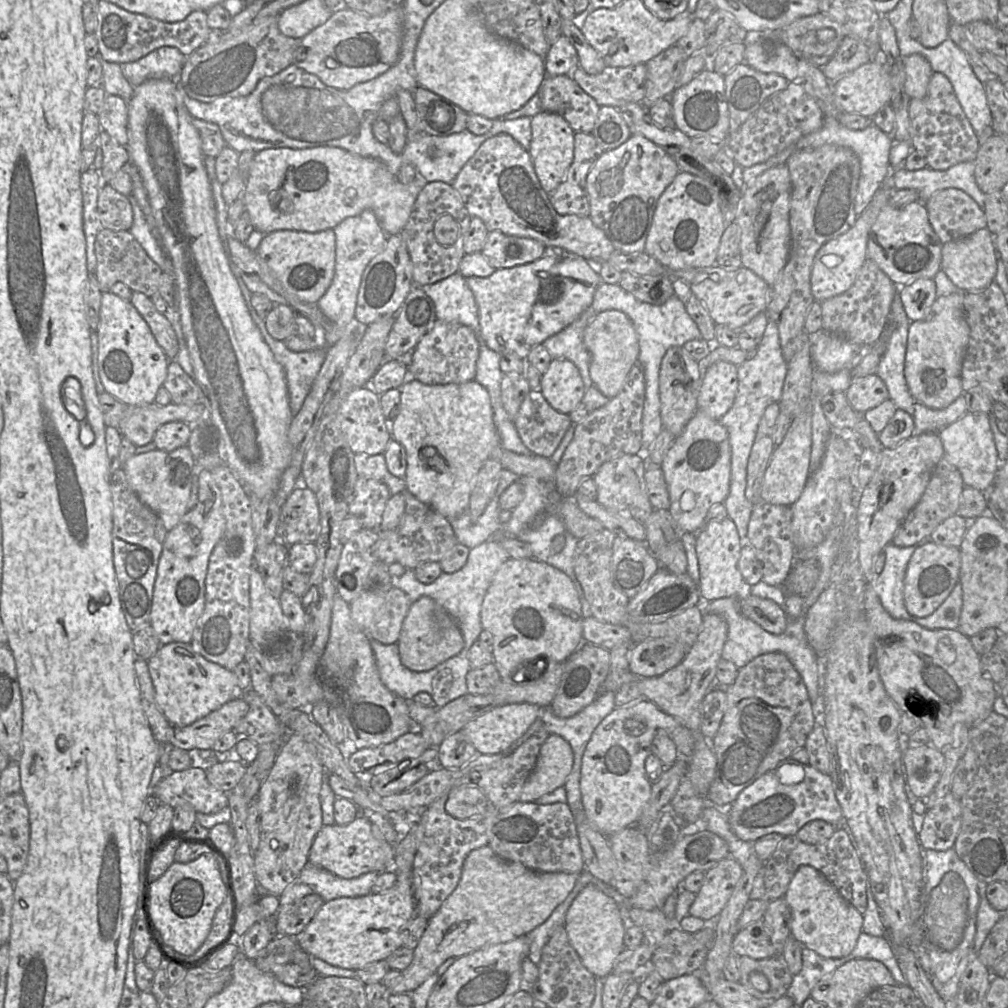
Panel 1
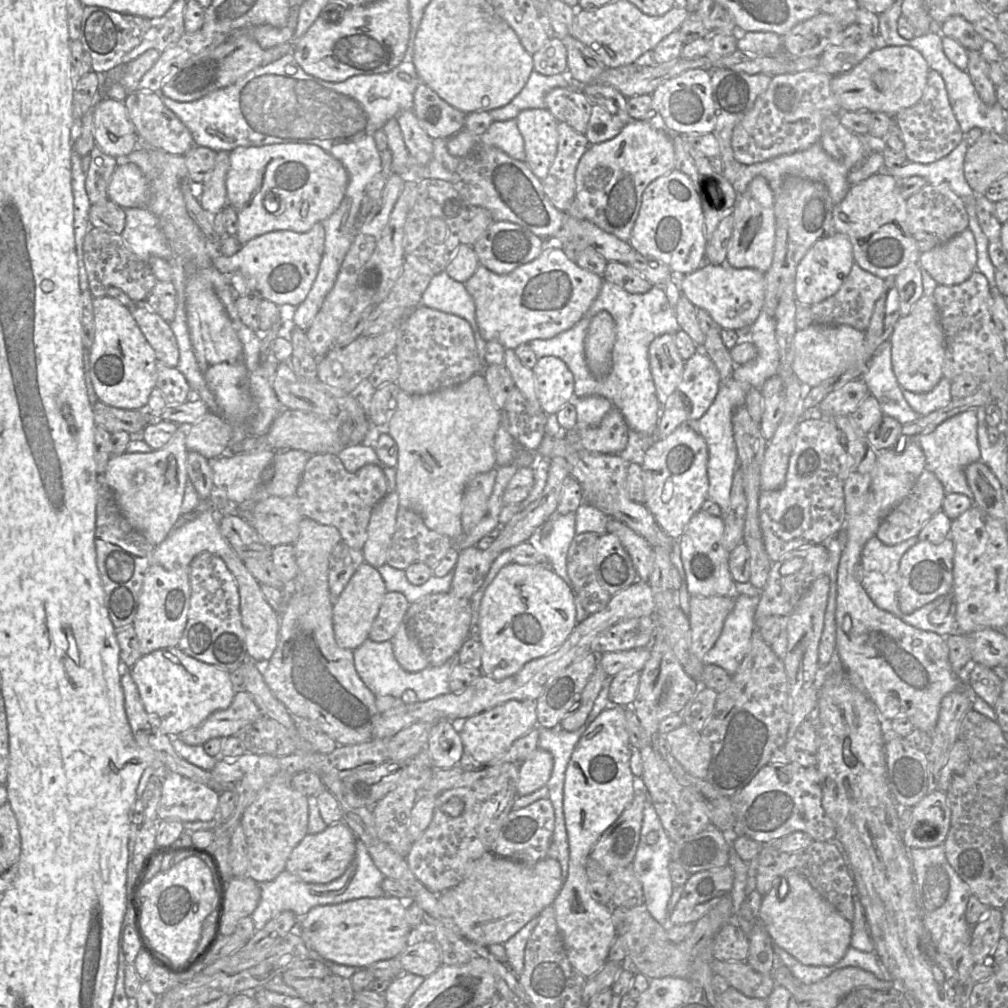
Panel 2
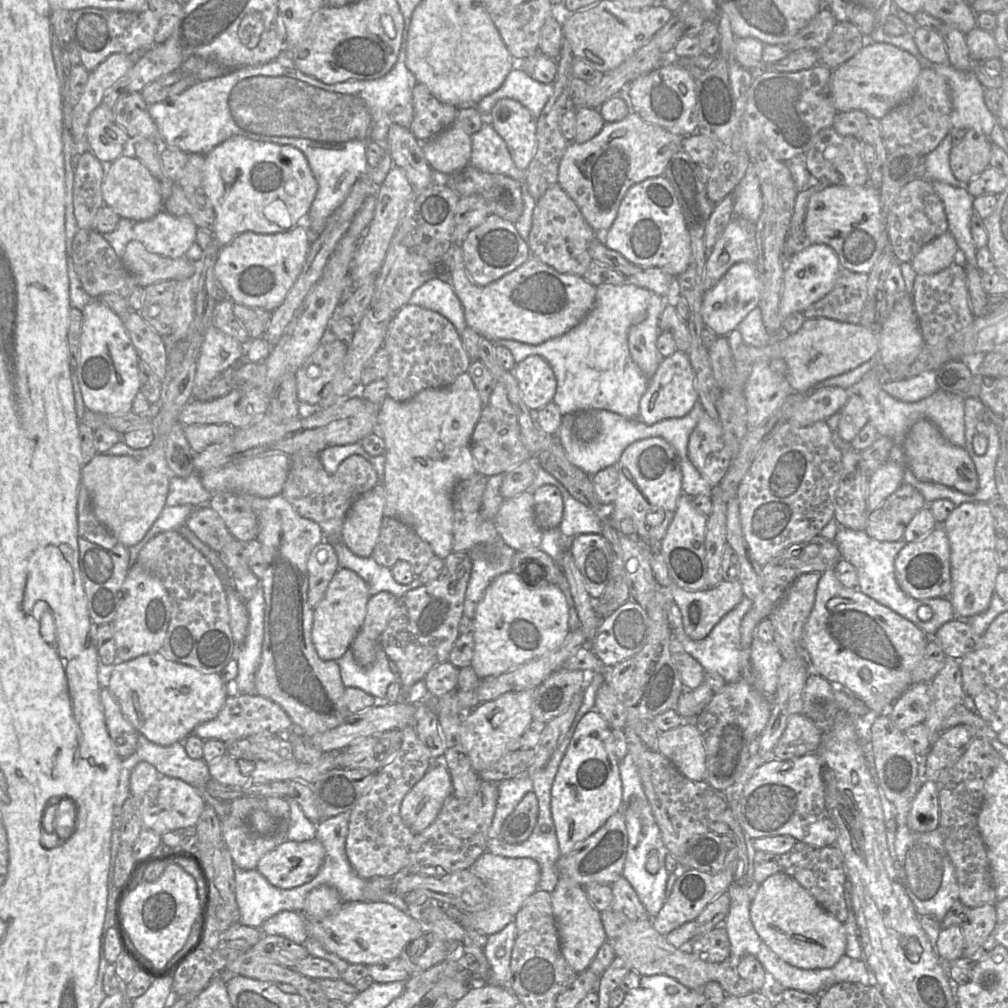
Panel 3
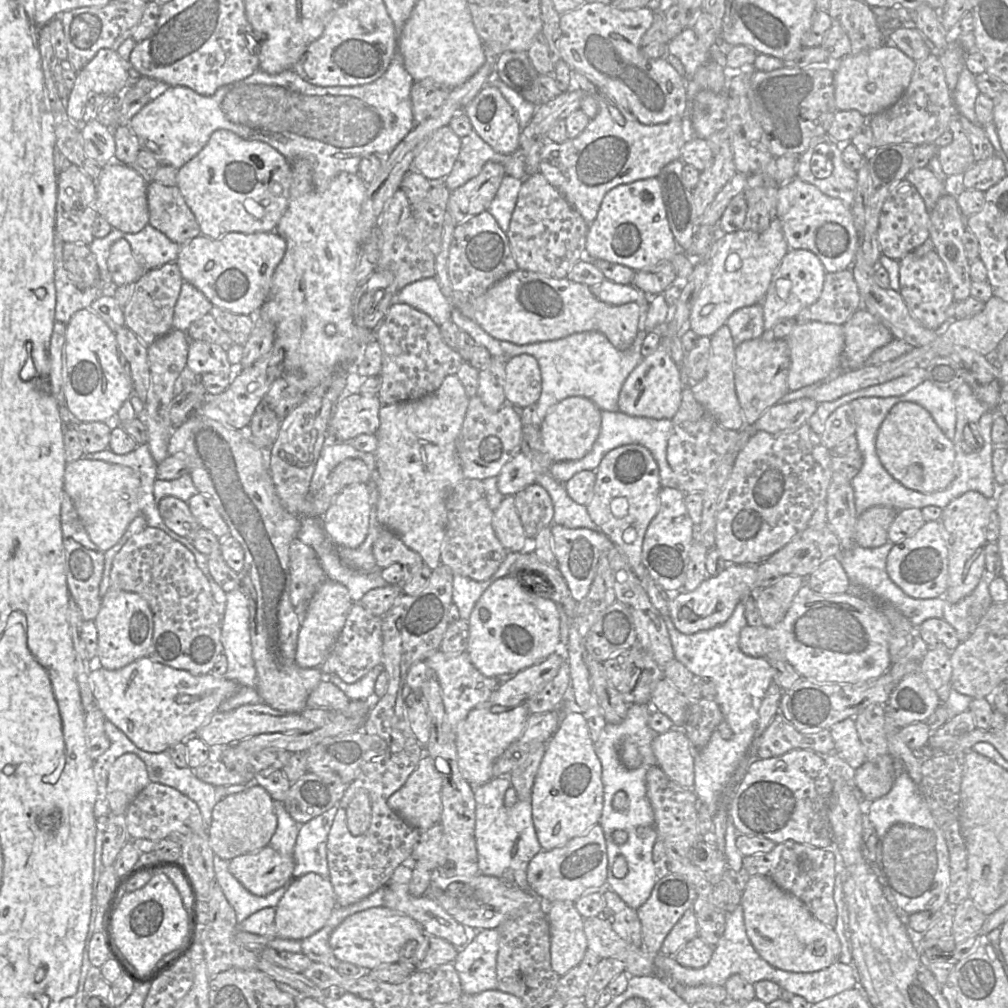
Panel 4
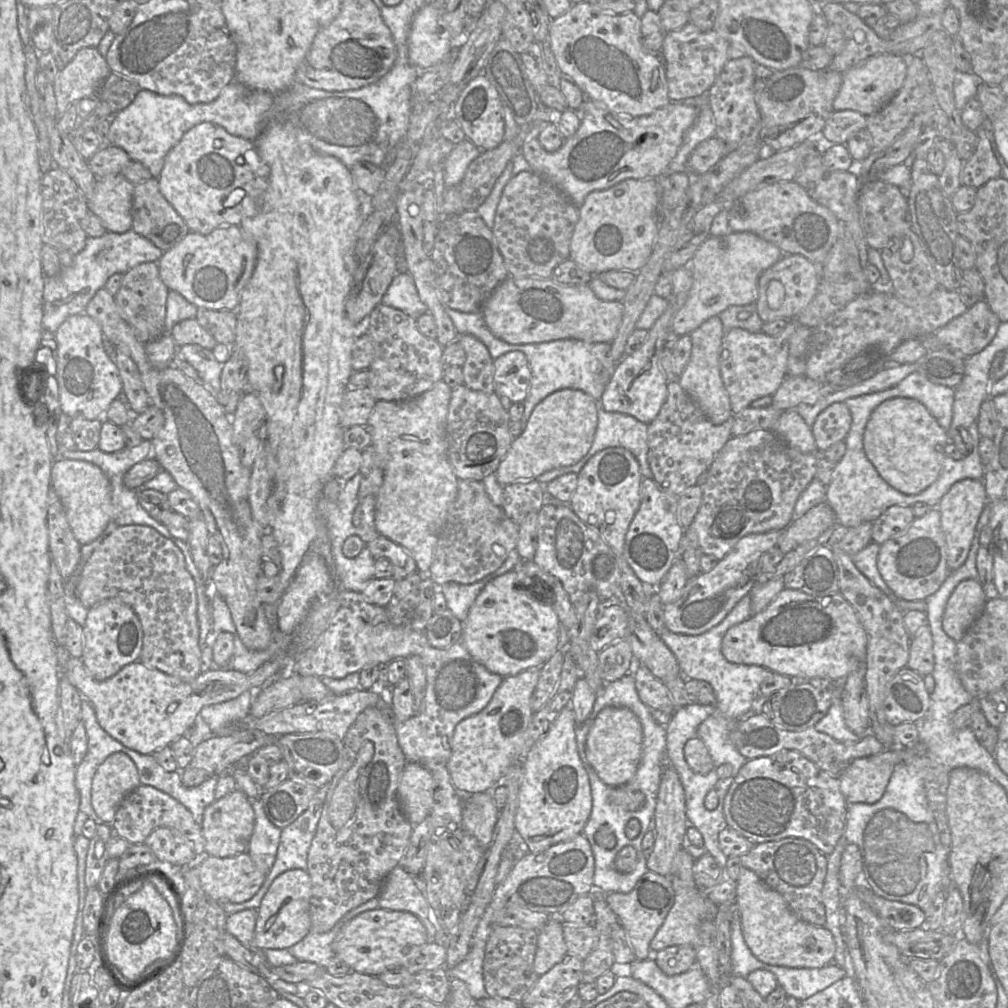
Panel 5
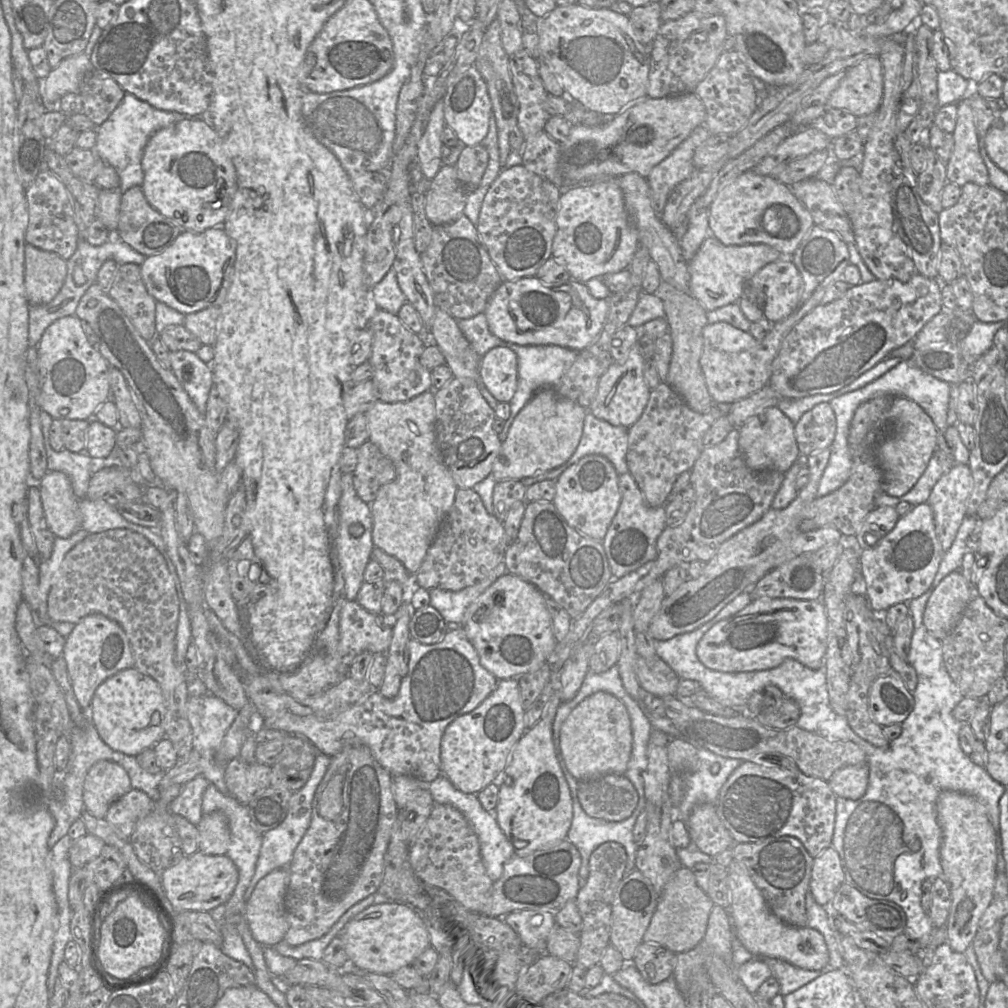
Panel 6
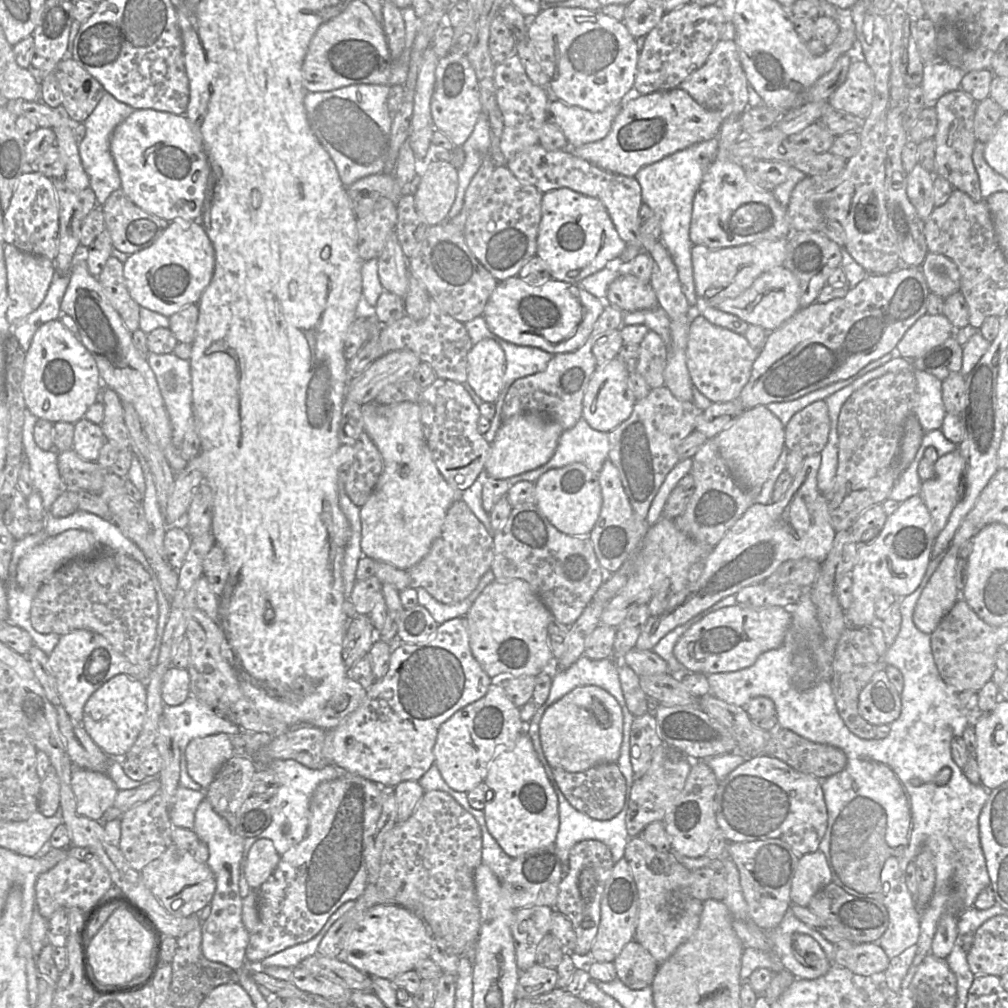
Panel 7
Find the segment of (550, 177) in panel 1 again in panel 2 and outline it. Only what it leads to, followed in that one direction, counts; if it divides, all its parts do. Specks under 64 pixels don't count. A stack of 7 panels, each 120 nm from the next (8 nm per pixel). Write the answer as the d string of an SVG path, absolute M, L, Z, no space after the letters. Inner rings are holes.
M547 108L525 109L515 121L524 140L524 161L542 181L557 153L559 122Z

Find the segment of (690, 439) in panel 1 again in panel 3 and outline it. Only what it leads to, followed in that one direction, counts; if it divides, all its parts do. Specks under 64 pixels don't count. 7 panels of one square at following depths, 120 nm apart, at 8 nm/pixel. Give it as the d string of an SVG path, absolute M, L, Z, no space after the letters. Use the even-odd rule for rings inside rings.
M649 438L628 446L614 465L619 473L617 496L611 504L612 519L633 522L642 538L661 541L671 524L677 500L684 494L682 473L674 448L663 438Z

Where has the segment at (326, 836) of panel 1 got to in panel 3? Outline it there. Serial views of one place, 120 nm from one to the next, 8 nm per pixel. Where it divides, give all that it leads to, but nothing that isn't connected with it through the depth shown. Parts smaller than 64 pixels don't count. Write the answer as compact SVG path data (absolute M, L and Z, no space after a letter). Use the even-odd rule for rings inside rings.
M316 838L309 841L288 841L264 855L256 870L270 884L291 889L311 882L325 860L325 848Z

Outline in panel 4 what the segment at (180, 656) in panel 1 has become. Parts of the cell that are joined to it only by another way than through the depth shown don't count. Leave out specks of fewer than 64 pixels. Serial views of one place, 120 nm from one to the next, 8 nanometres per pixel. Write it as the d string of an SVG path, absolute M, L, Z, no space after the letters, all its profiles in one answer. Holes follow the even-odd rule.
M148 656L117 670L91 670L88 682L95 706L104 714L105 719L122 731L139 749L151 753L163 752L178 742L196 736L196 731L214 715L218 706L240 690L236 681L225 676L215 676L210 672L193 675L188 671L155 662Z

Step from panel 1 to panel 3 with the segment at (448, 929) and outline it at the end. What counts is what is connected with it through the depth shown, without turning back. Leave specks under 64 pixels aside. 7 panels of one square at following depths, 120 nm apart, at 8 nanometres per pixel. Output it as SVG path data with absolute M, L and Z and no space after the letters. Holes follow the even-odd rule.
M491 852L482 854L470 867L470 871L486 883L490 891L488 905L477 912L464 912L451 905L444 905L448 915L463 928L474 929L485 935L501 931L513 922L525 900L538 890L541 877L540 865L532 858L507 858Z

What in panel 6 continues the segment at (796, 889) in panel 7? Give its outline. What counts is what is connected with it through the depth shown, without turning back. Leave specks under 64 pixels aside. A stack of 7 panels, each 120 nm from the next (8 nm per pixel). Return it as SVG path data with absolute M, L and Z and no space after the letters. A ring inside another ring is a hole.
M829 847L814 858L809 892L819 905L830 907L830 901L843 883L840 856L834 848Z

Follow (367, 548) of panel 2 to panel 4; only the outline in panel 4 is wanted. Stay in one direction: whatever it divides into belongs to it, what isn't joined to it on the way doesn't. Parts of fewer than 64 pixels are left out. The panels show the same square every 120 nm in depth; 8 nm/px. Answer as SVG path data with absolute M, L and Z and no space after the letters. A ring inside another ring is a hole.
M367 484L345 487L322 517L322 527L337 547L358 548L366 539L372 506Z

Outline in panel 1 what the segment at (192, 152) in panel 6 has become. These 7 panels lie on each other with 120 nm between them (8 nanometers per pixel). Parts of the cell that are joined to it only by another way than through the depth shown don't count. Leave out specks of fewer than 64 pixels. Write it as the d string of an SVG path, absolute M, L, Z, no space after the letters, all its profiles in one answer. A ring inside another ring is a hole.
M337 147L271 148L255 153L240 200L255 231L265 235L278 230L315 233L334 229L344 219L359 215L364 210L373 211L382 228L393 235L403 231L415 201L426 183L421 177L416 177L411 183L402 184L379 160L362 157Z

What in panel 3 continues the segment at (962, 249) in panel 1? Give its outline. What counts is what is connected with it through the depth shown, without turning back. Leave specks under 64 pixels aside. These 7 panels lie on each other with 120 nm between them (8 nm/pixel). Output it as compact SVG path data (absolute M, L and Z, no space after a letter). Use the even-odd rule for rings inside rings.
M950 232L941 234L924 245L912 258L910 264L917 274L934 274L953 263L963 265L963 255Z

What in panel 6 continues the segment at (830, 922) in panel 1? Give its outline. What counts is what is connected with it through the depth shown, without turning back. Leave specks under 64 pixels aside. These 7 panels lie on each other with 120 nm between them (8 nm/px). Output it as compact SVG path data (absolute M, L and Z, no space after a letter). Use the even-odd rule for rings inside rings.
M733 860L730 865L727 867L727 871L728 871L728 883L729 883L729 889L730 889L730 907L728 909L729 914L731 916L731 919L733 921L733 929L734 929L734 925L735 925L735 932L736 932L736 936L738 937L738 939L740 940L740 942L744 945L744 947L751 952L752 954L754 954L755 956L768 956L768 957L773 957L773 958L777 958L780 960L784 960L796 967L802 968L802 969L806 969L806 970L815 970L815 971L823 971L826 968L829 967L829 950L827 947L827 944L825 942L824 936L817 930L810 928L810 927L795 927L795 926L791 926L788 925L786 923L784 923L783 921L781 921L769 908L767 902L765 901L762 893L760 892L760 890L756 887L756 885L754 884L754 882L752 881L748 871L746 870L746 868L738 861Z

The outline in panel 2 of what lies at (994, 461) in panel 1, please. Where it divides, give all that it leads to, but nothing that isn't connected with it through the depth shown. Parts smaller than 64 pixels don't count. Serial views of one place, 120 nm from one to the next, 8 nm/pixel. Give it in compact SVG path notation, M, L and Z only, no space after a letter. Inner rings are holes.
M974 410L959 413L941 423L933 432L924 435L917 442L922 448L926 463L925 470L930 471L942 481L954 484L963 495L972 499L964 469L971 463L980 461L980 448L977 439L978 419Z

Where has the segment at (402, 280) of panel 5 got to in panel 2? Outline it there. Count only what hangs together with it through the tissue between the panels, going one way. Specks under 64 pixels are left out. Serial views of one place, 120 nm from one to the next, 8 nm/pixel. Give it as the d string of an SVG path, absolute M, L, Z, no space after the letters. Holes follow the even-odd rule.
M445 272L435 275L424 291L420 305L466 320L474 334L478 355L483 363L486 341L479 334L475 316L475 304L464 283L453 280Z

